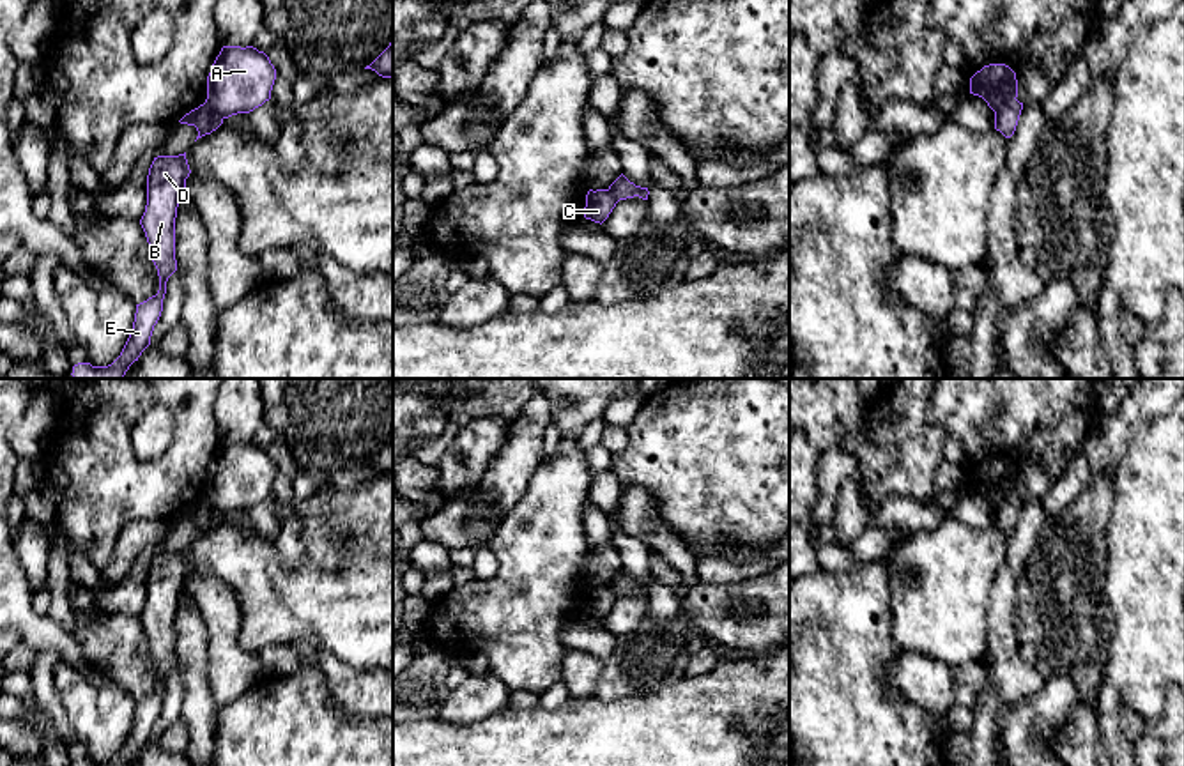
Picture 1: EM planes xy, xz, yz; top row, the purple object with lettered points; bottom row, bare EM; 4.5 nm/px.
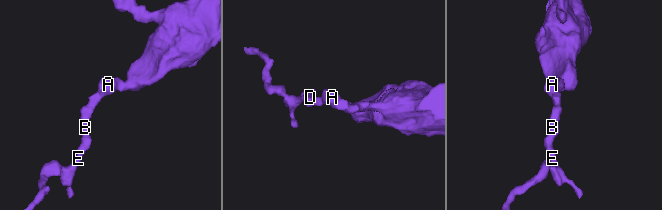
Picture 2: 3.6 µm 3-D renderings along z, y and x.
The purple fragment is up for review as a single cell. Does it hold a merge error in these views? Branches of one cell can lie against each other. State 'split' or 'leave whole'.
split

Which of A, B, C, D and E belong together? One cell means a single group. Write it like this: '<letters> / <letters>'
A / B C D E

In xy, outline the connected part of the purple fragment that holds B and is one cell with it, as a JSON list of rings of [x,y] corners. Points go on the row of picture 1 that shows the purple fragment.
[[[186,152],[154,157],[147,175],[147,205],[140,225],[149,242],[150,258],[158,269],[159,290],[156,295],[136,304],[133,329],[120,356],[108,366],[78,363],[73,366],[73,379],[122,379],[150,345],[154,326],[163,311],[166,281],[177,271],[175,218],[189,173]]]

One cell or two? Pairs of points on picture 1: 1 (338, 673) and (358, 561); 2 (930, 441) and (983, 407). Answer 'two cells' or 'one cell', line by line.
1: two cells
2: two cells

